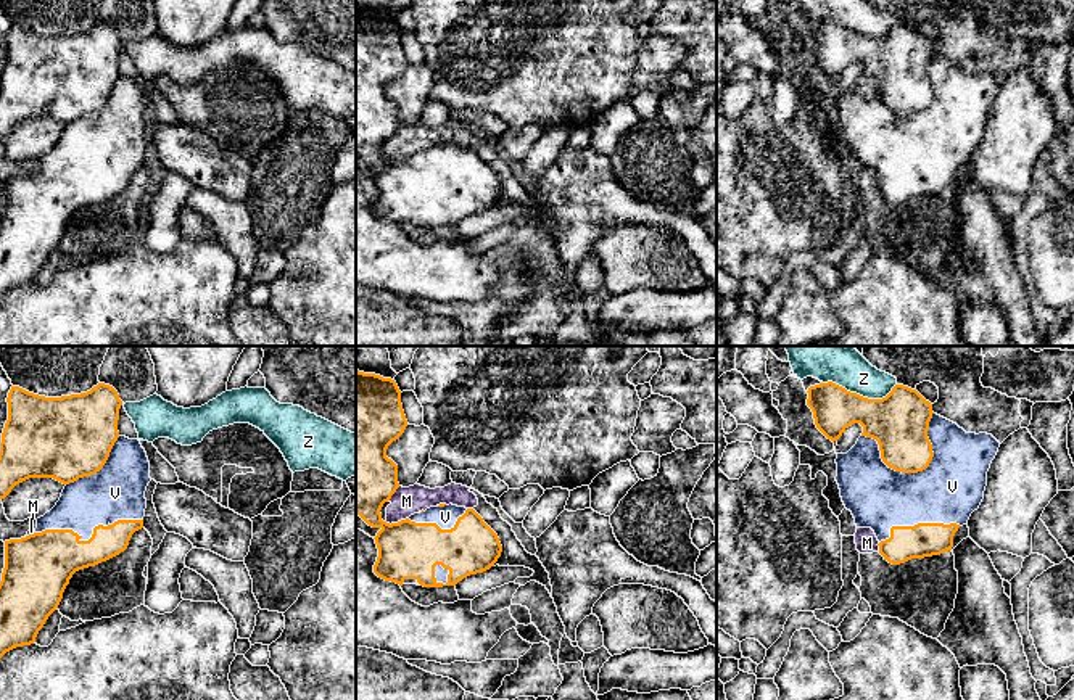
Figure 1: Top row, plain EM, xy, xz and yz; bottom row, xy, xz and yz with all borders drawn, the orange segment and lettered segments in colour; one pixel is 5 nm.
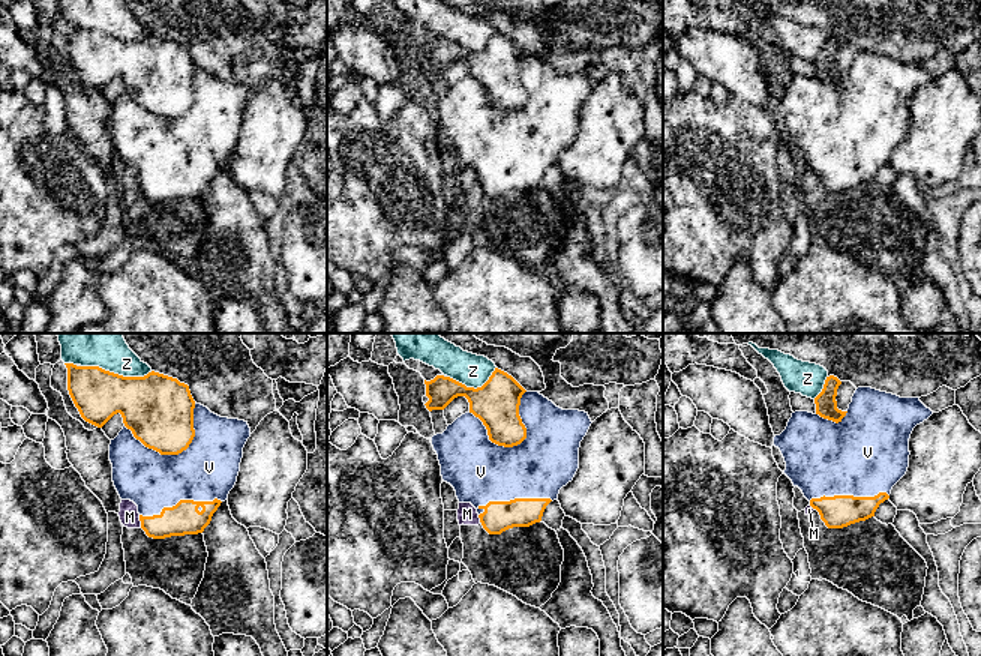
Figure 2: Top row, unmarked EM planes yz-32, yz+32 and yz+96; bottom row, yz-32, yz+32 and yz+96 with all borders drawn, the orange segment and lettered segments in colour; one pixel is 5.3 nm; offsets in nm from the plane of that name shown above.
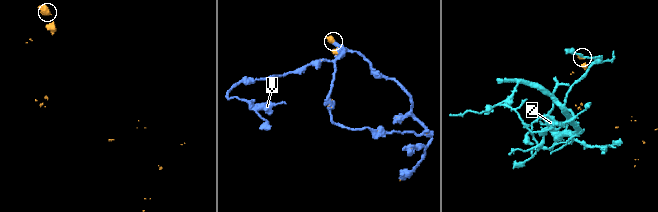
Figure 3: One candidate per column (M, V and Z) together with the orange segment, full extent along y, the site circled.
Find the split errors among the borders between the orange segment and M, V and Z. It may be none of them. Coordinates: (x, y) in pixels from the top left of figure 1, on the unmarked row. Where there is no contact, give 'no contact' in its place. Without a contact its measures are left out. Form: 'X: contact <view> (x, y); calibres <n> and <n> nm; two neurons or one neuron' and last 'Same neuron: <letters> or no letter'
M: contact xz (398, 161); calibres 280 and 140 nm; two neurons
V: contact yz (894, 108); calibres 300 and 320 nm; one neuron
Z: contact yz (859, 34); calibres 300 and 170 nm; two neurons
Same neuron: V

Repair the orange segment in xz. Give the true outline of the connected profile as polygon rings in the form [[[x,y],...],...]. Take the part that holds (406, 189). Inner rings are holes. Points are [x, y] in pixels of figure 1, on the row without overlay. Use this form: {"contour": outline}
{"contour": [[[356,10],[356,154],[378,167],[374,212],[423,227],[456,225],[494,206],[502,185],[473,150],[440,143],[398,163],[382,159],[382,146],[399,127],[388,85],[406,69],[394,19]]]}

